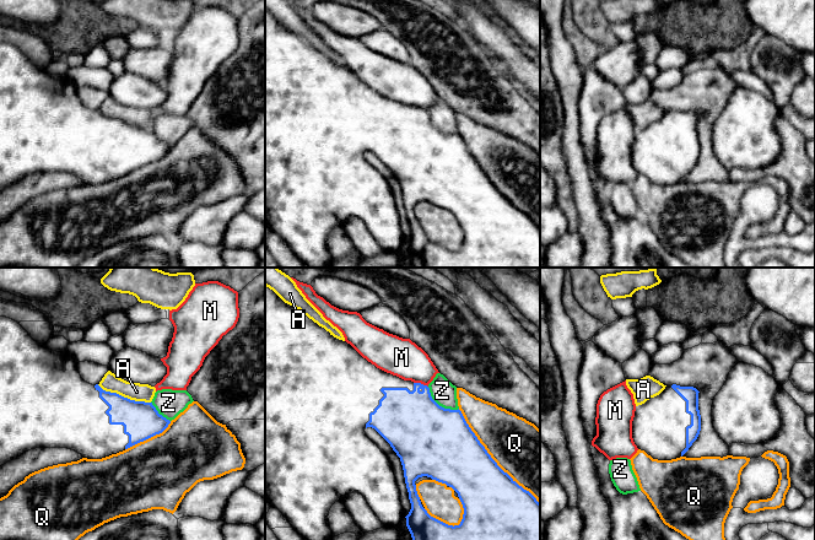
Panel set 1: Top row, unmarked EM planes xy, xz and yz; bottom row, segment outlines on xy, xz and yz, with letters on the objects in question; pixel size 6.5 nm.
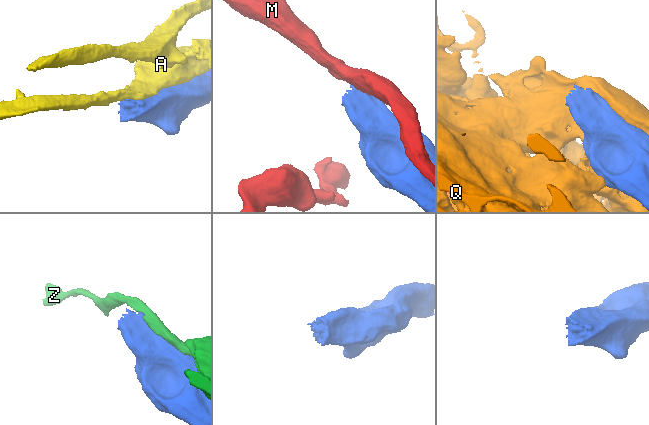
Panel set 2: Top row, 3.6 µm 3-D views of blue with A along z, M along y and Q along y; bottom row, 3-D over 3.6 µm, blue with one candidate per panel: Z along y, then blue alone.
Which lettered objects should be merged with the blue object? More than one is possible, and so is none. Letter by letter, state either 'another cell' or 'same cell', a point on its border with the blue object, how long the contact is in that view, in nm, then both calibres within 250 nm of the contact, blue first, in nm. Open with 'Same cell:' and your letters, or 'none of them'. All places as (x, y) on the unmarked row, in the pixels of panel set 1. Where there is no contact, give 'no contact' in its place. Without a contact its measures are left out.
Same cell: none of them
A: another cell | xy (123, 122) | 380 nm | 240/120 nm
M: another cell | xz (420, 108) | 100 nm | 380/260 nm
Q: another cell | xz (491, 183) | 800 nm | 380/380 nm
Z: another cell | xz (438, 130) | 260 nm | 460/160 nm

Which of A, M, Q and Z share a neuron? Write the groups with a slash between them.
A / M / Q / Z

